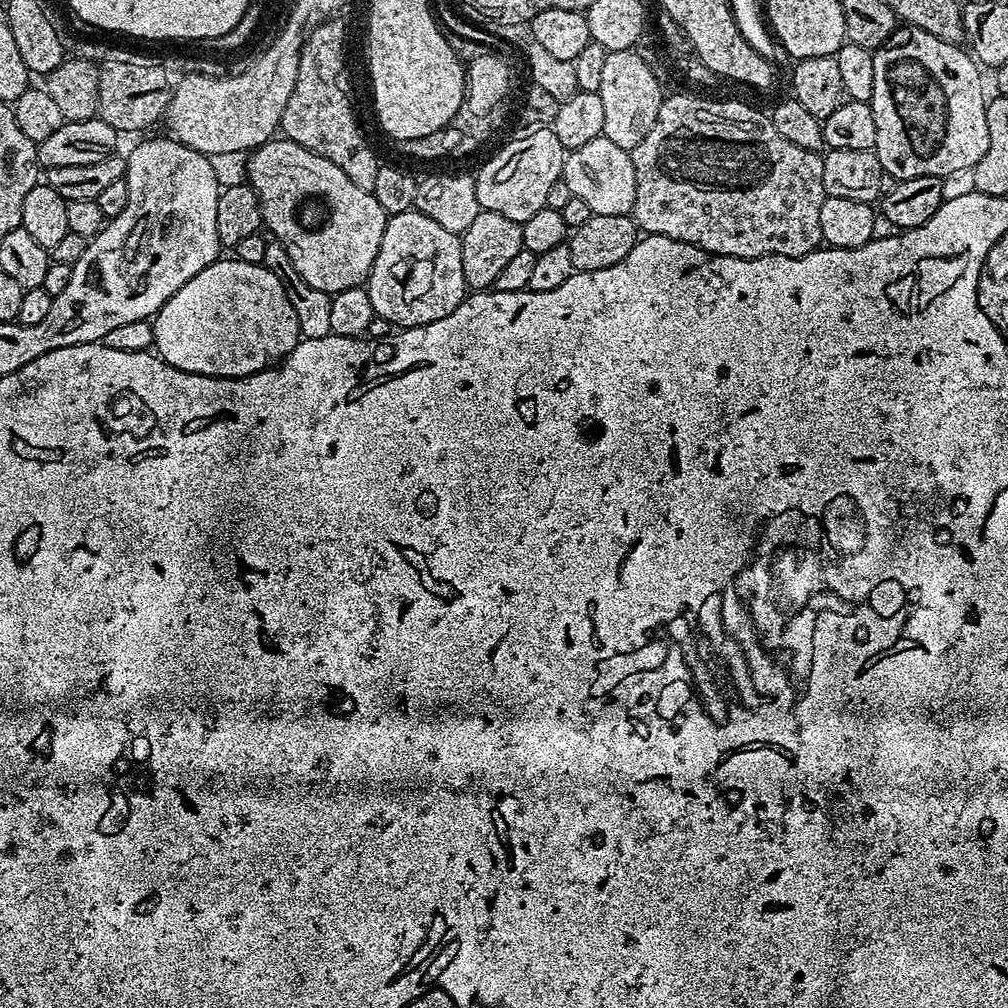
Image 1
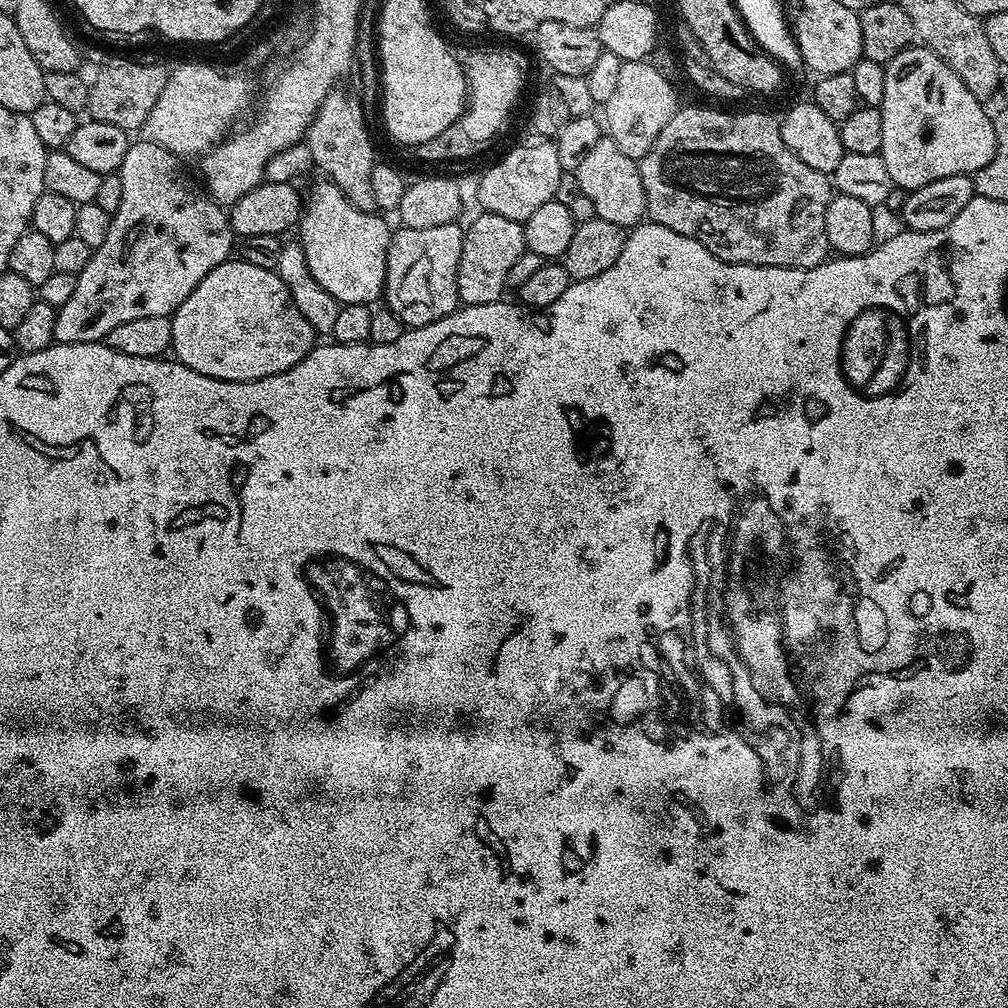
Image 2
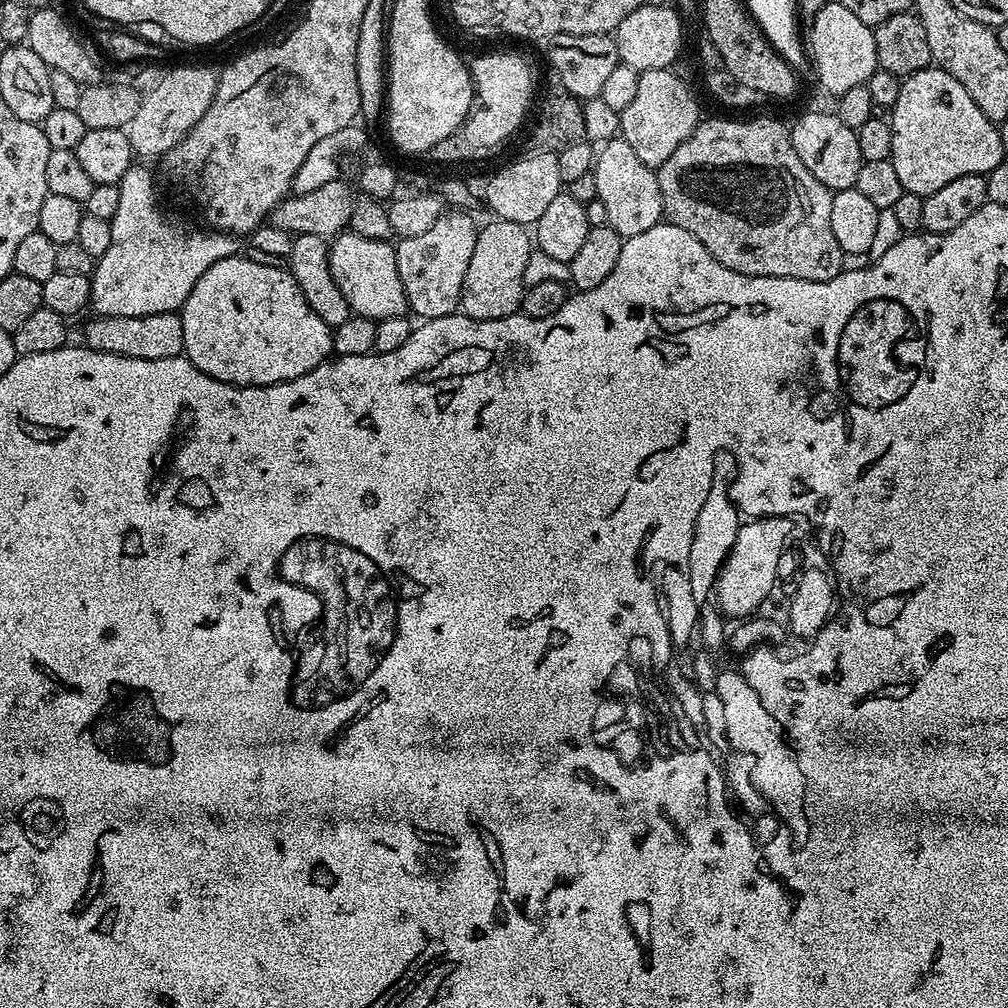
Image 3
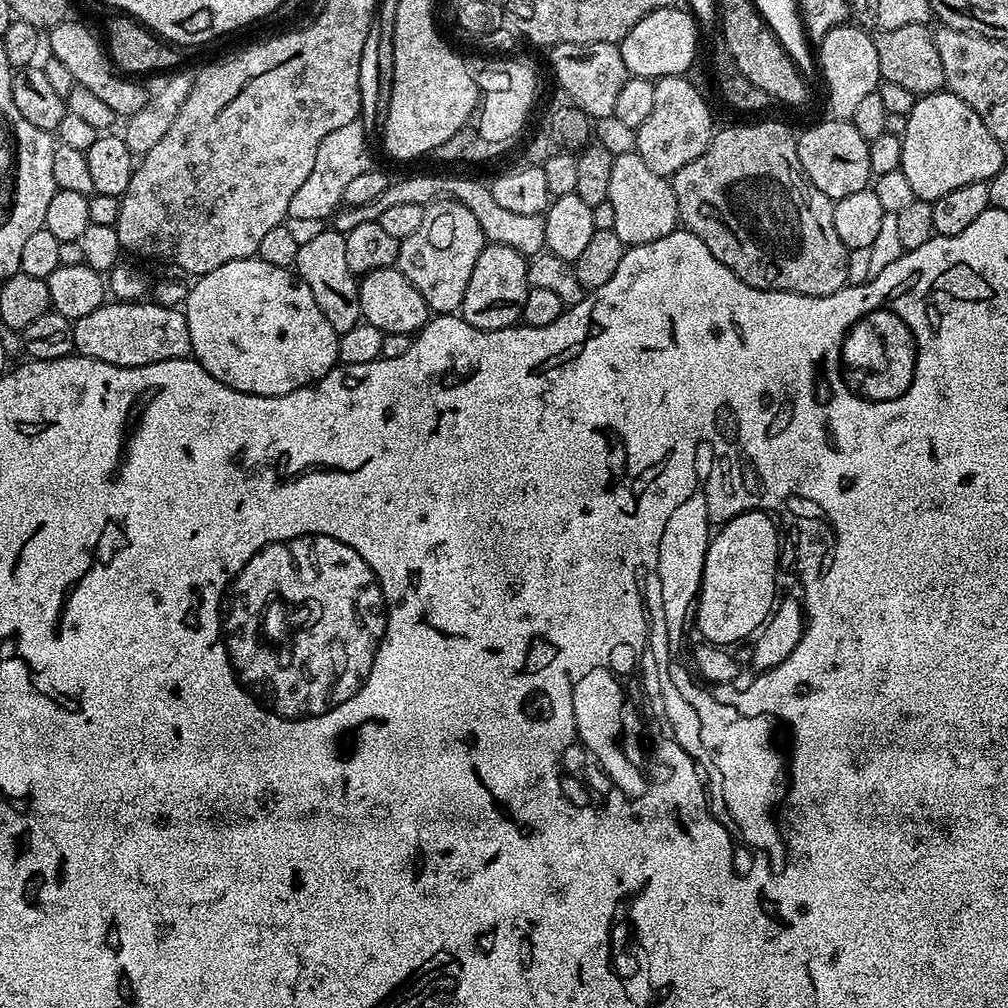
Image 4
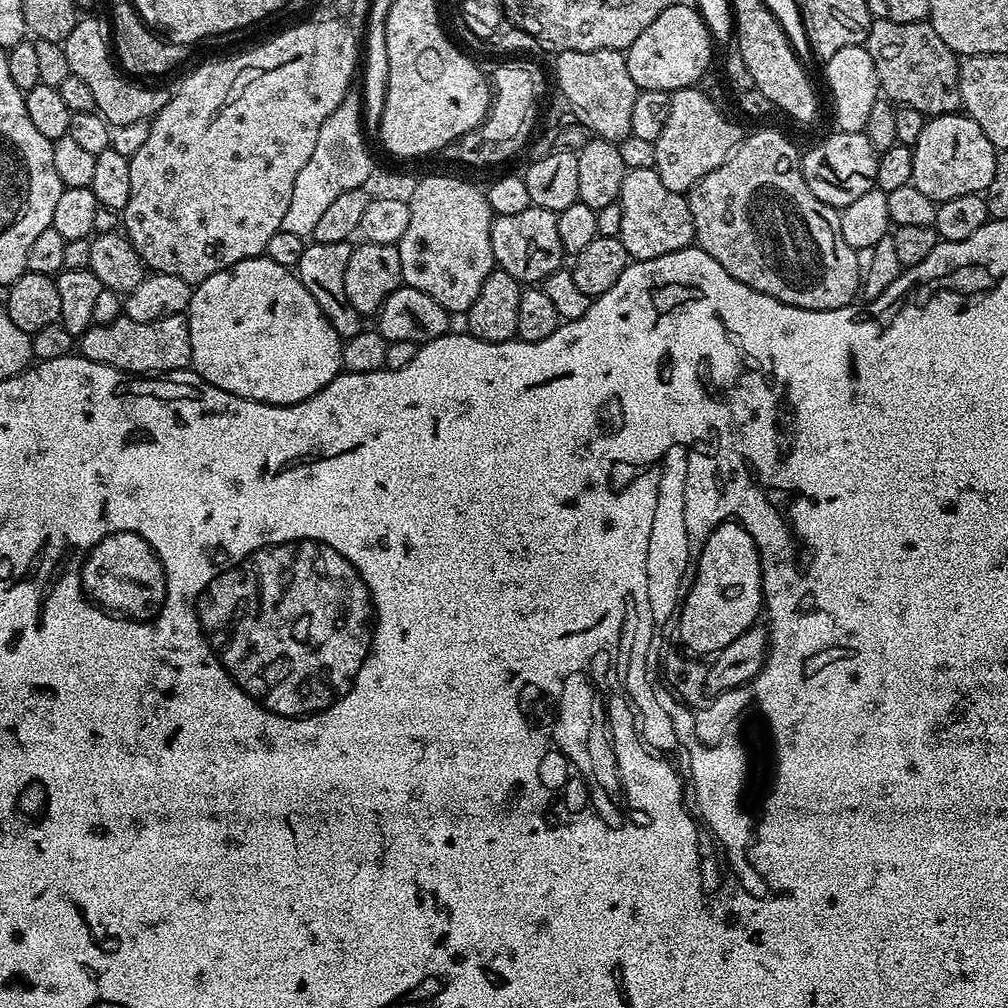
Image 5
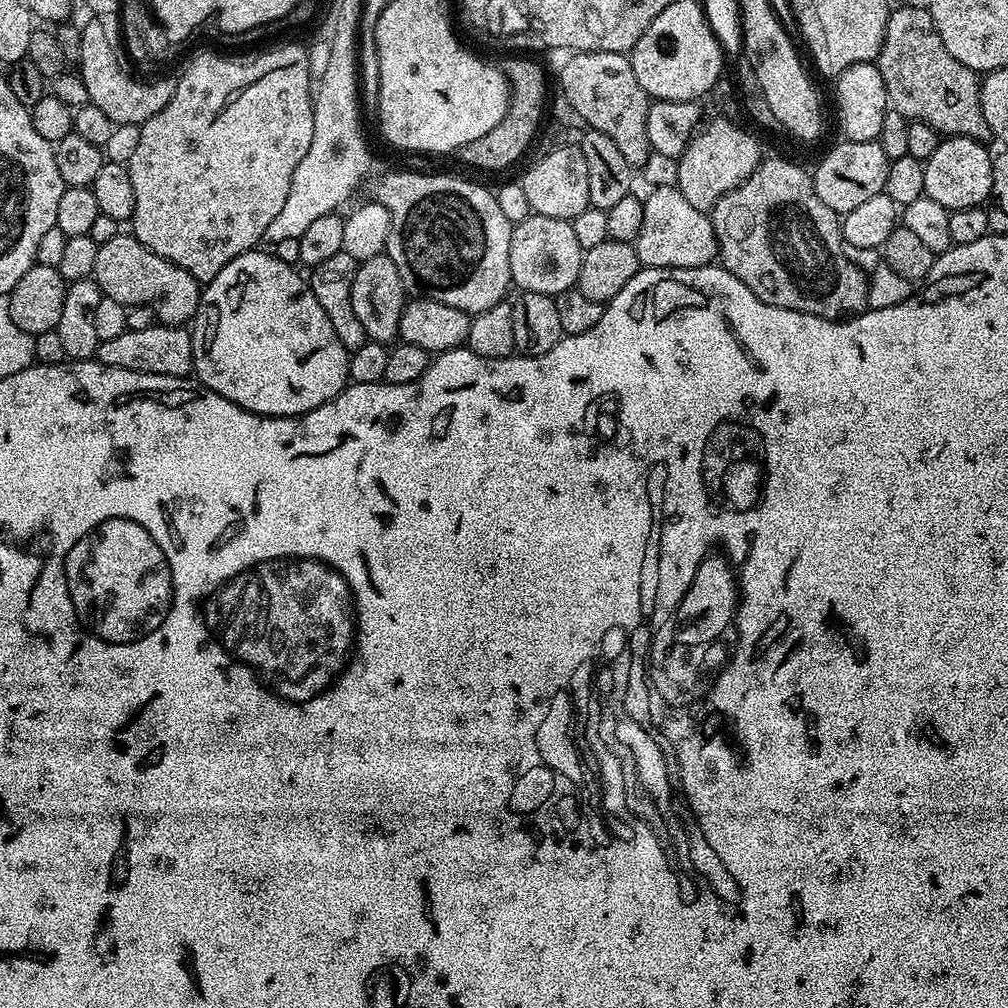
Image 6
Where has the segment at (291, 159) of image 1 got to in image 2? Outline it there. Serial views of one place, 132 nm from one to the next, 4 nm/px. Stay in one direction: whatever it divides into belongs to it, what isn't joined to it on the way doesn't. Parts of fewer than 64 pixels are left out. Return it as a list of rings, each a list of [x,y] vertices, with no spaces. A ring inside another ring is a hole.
[[[324,183],[314,185],[309,196],[307,193],[298,225],[298,243],[306,254],[310,274],[318,278],[322,290],[330,290],[341,304],[375,305],[384,295],[386,258],[393,229],[388,228],[383,215],[358,210],[336,184]]]

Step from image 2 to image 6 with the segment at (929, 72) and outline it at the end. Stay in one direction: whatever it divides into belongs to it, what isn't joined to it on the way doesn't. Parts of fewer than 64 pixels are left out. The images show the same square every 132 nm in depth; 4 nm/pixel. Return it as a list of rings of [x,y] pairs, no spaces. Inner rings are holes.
[[[949,136],[941,139],[938,150],[923,161],[924,195],[934,198],[938,206],[957,212],[963,208],[981,207],[992,195],[993,153],[984,149],[981,141],[969,136]]]

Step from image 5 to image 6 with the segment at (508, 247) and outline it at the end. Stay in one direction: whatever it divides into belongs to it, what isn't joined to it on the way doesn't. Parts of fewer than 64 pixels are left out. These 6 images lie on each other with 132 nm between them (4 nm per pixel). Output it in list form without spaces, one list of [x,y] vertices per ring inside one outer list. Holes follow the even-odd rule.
[[[529,214],[512,229],[510,238],[510,274],[520,292],[533,292],[555,297],[576,287],[584,261],[585,249],[578,246],[574,226],[567,220]]]

